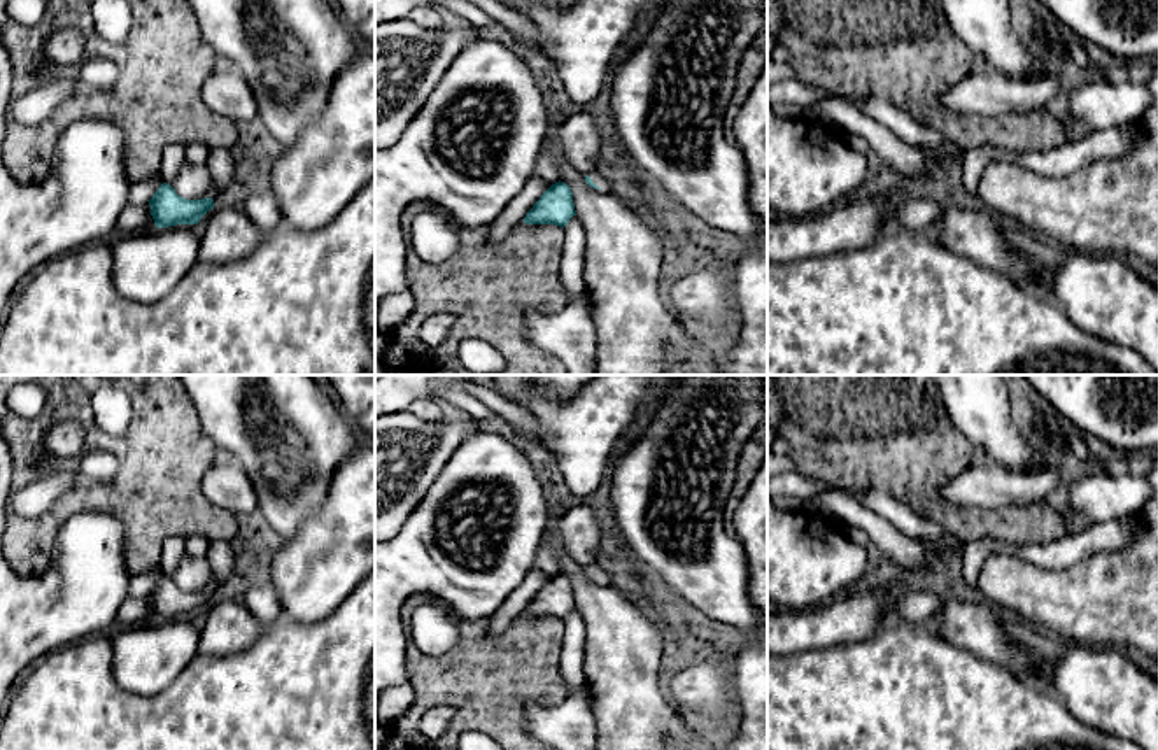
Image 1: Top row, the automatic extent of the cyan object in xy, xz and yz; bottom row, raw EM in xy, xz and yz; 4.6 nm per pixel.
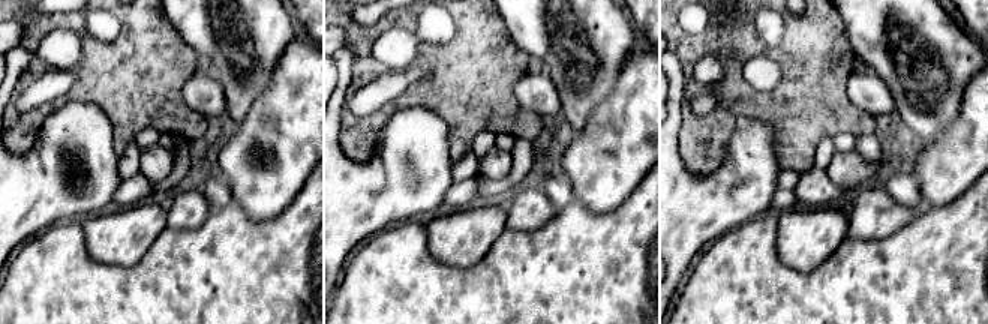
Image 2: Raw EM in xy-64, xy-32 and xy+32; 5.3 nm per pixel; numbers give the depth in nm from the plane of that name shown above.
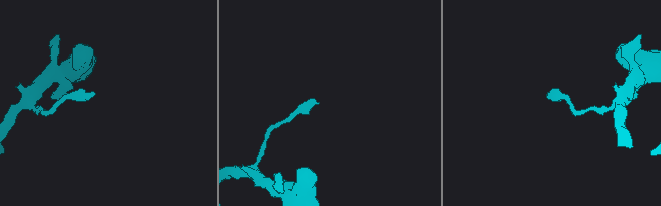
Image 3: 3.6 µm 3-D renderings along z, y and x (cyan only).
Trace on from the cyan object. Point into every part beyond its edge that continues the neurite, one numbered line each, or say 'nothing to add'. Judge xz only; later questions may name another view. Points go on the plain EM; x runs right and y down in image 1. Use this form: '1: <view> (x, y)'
1: xz (600, 572)

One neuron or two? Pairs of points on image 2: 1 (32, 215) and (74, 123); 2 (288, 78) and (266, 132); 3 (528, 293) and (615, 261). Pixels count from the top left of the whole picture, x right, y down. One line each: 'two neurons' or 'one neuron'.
1: one neuron
2: one neuron
3: one neuron

